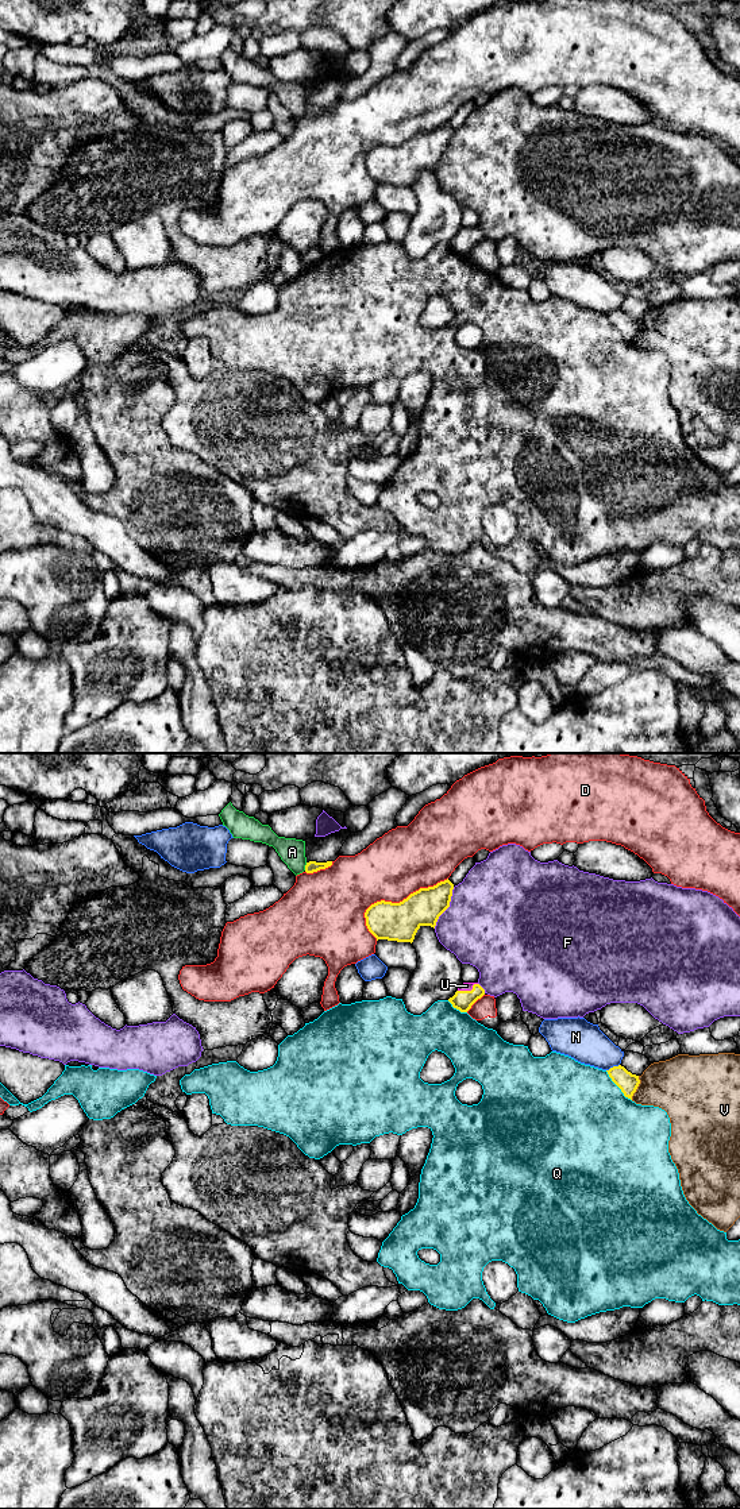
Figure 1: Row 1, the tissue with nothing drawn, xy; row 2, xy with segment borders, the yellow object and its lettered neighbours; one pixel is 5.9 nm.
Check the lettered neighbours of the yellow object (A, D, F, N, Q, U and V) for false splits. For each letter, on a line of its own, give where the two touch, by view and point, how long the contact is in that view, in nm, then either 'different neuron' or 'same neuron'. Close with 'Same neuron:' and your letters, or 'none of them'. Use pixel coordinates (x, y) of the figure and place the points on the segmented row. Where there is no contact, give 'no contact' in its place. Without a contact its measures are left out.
A: xy (305, 867) | 50 nm | different neuron
D: xy (396, 903) | 550 nm | different neuron
F: xy (448, 906) | 280 nm | different neuron
N: xy (613, 1066) | 90 nm | different neuron
Q: xy (617, 1085) | 240 nm | different neuron
U: xy (467, 991) | 130 nm | same neuron
V: xy (636, 1088) | 150 nm | different neuron
Same neuron: U

